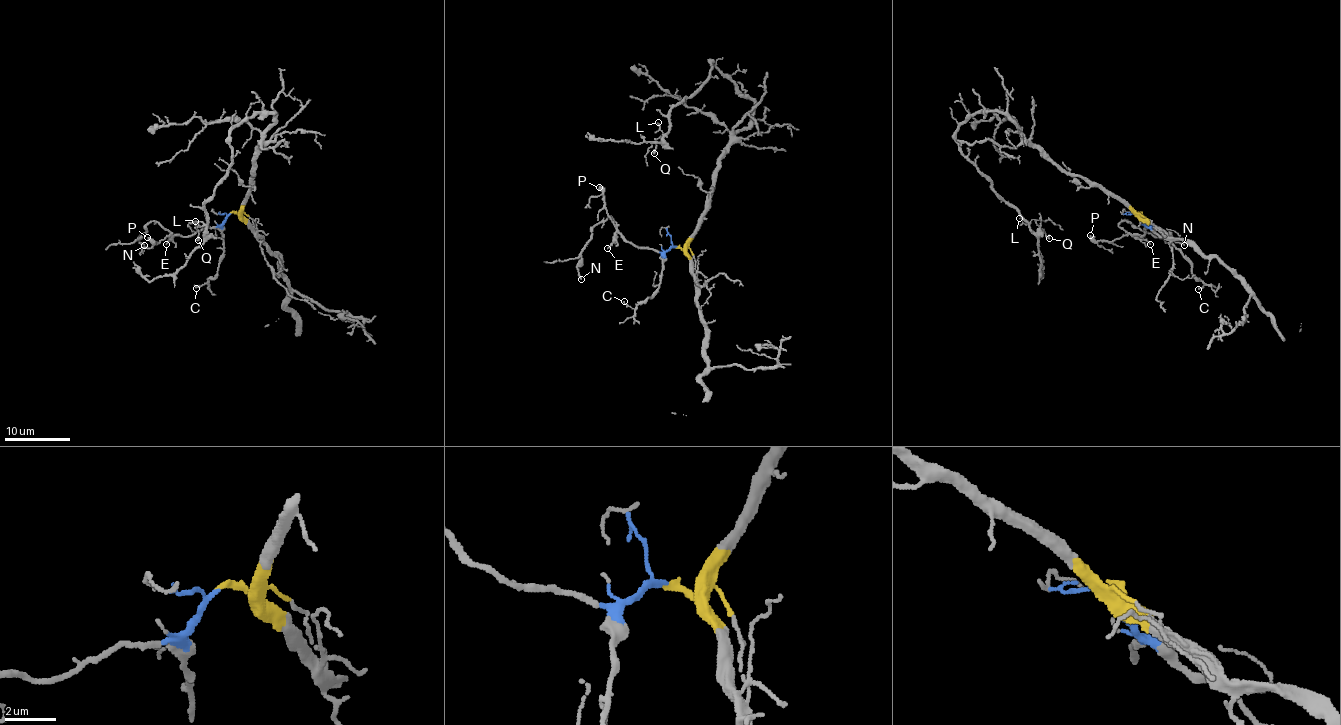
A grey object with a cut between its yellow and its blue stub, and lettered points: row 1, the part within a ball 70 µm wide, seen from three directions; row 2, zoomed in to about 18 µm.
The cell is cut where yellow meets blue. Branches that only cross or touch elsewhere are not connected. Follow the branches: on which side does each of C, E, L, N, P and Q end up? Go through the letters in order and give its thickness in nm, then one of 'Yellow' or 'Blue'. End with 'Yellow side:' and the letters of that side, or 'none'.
C: Thickness 110 nm. Blue
E: Thickness 160 nm. Blue
L: Thickness 60 nm. Yellow
N: Thickness 150 nm. Blue
P: Thickness 360 nm. Blue
Q: Thickness 160 nm. Yellow
Yellow side: L, Q

